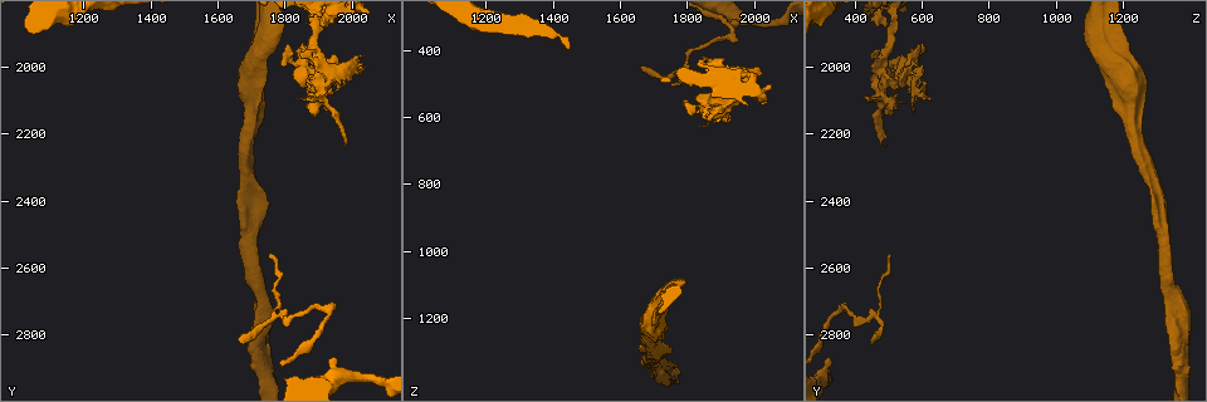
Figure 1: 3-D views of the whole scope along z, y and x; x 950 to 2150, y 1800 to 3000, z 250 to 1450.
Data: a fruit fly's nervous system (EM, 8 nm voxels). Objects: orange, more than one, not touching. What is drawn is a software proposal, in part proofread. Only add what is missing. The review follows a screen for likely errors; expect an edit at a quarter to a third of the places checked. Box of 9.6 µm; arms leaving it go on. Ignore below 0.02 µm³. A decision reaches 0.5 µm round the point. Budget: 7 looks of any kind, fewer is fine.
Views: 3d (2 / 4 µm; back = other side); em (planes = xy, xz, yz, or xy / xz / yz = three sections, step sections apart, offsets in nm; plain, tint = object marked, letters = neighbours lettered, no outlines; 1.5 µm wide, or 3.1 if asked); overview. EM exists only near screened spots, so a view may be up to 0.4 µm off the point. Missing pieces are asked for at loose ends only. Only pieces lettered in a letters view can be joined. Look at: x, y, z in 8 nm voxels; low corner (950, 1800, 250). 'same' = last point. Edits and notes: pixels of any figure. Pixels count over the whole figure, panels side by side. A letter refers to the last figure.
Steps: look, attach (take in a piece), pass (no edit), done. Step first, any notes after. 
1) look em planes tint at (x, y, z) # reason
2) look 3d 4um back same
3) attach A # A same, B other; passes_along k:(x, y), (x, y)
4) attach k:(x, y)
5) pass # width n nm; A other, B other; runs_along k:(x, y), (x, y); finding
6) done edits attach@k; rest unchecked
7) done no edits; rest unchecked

look em 3.1um xy step 8 letters at (1980, 2230, 480) # free end

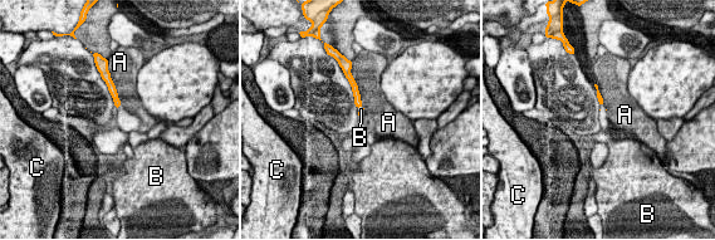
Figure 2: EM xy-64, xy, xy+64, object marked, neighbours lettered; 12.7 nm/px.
look em 3.1um planes letters same # another direction

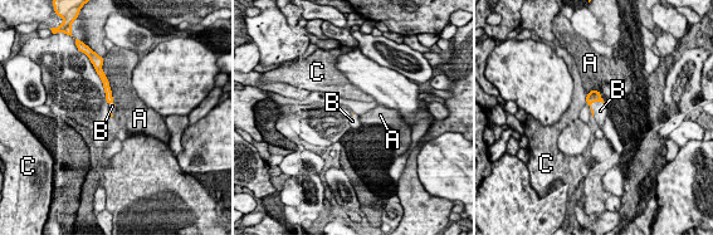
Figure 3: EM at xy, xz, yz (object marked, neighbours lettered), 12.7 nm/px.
pass # A other, B other, C other; border 3:(604, 102), (591, 104), (592, 116); no lettered piece goes on from it

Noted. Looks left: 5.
look 3d 2um back at (1770, 1940, 1100) # stops while still wide

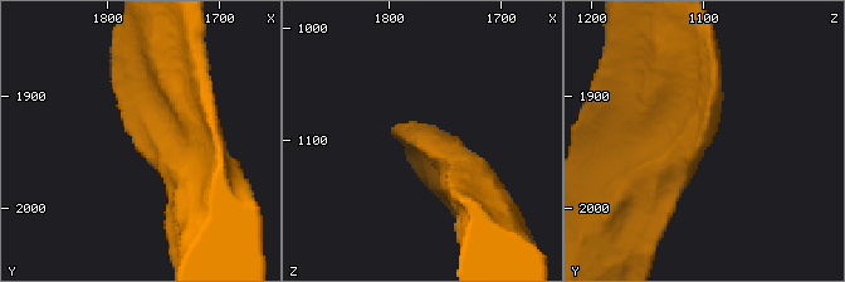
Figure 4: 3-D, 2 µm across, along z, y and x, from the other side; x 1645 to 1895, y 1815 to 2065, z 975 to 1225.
look em planes plain at (1776, 1946, 1106)

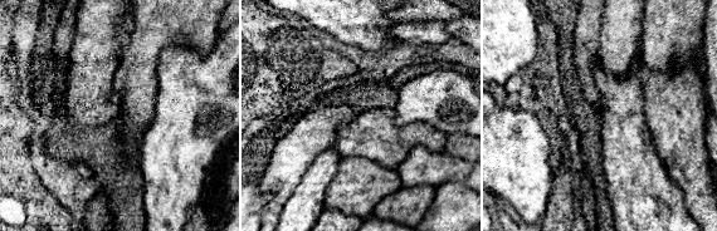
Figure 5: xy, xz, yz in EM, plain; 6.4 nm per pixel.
look em planes letters same # see the neighbours

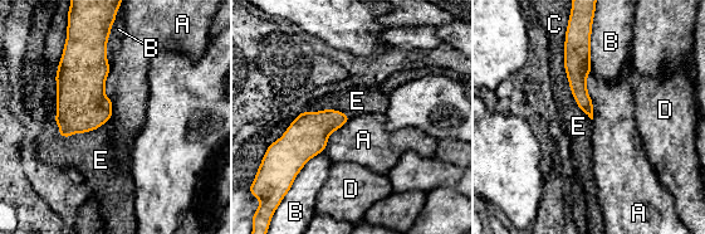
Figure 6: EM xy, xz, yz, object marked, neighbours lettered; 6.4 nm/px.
pass # A other, B other, C other, D other, E other; border 6:(111, 66), (104, 94), (112, 117); none of them fits

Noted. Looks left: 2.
look em planes letters at (1850, 1930, 600) # branch stops here

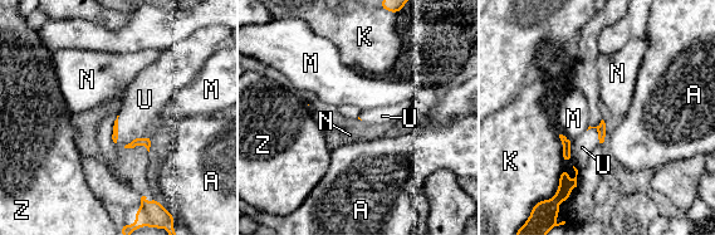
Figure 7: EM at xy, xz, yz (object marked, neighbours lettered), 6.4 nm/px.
pass # A other, K other, M other, N other, U other, Z other; border 7:(118, 114), (118, 138), (116, 143); none of them fits

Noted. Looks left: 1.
done no edits; rest unchecked

